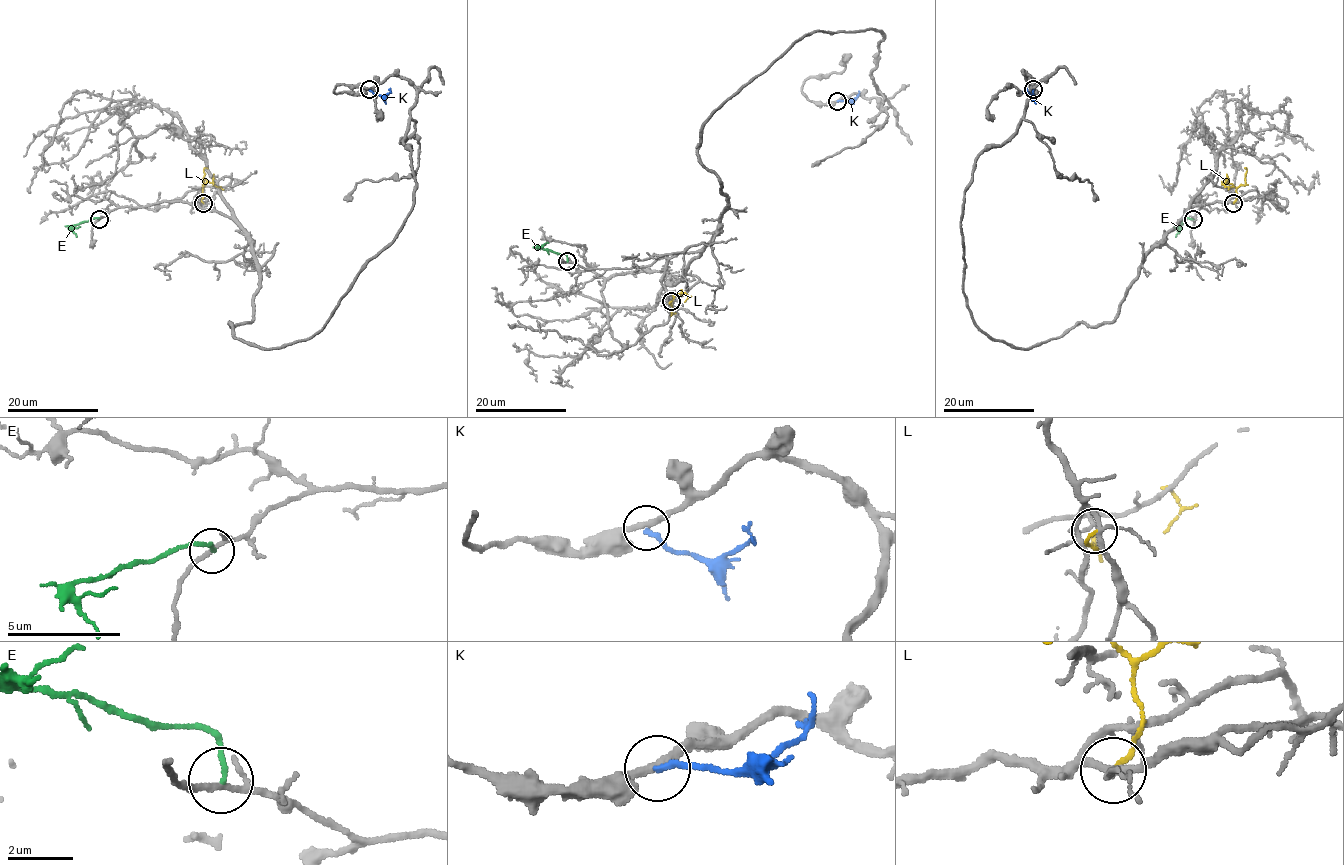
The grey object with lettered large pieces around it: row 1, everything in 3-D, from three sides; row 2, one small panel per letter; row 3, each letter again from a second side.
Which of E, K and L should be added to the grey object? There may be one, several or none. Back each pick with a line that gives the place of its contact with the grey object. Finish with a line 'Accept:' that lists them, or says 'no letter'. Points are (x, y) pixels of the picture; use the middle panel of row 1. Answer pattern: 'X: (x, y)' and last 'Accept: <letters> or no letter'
Accept: no letter

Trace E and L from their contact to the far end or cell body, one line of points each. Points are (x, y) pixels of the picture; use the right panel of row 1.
E: (1193, 219), (1186, 218), (1176, 237)
L: (1233, 203), (1237, 197), (1236, 188), (1227, 181), (1224, 186), (1233, 186)

